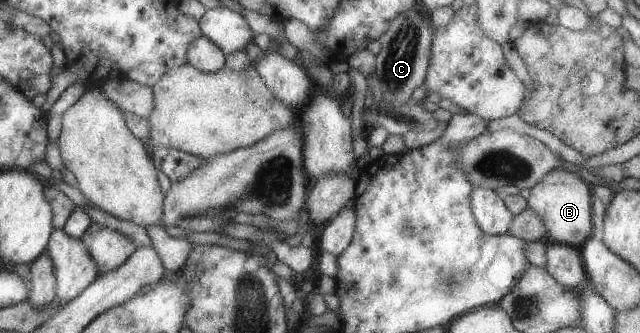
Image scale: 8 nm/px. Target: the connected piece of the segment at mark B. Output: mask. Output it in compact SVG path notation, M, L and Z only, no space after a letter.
M555 168L547 172L530 190L526 207L531 208L541 218L547 234L555 242L579 250L592 236L593 231L591 211L595 197L591 185L585 183L575 173Z

